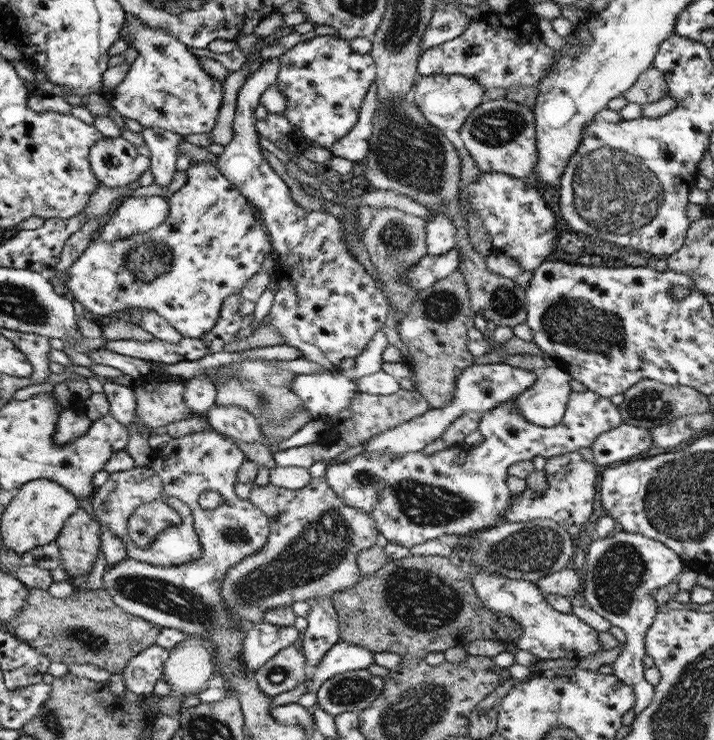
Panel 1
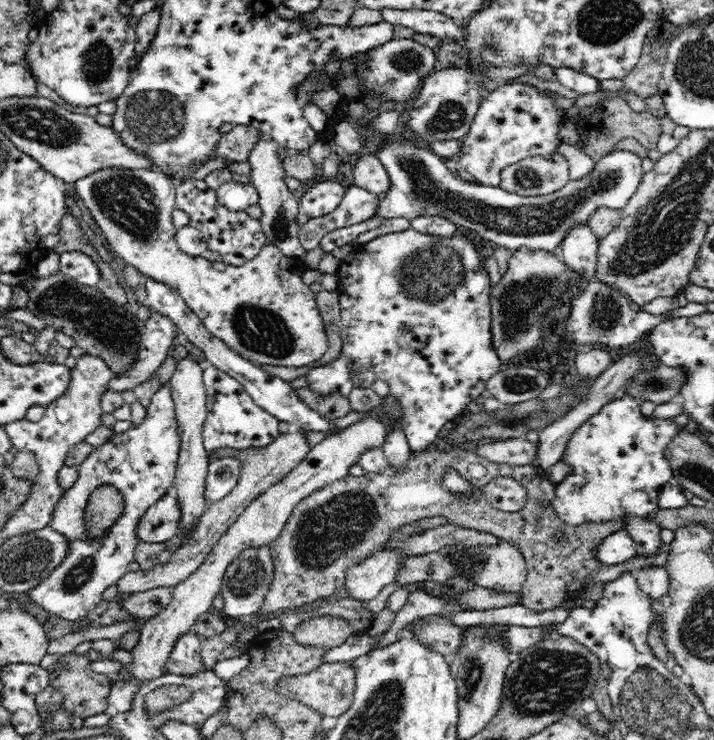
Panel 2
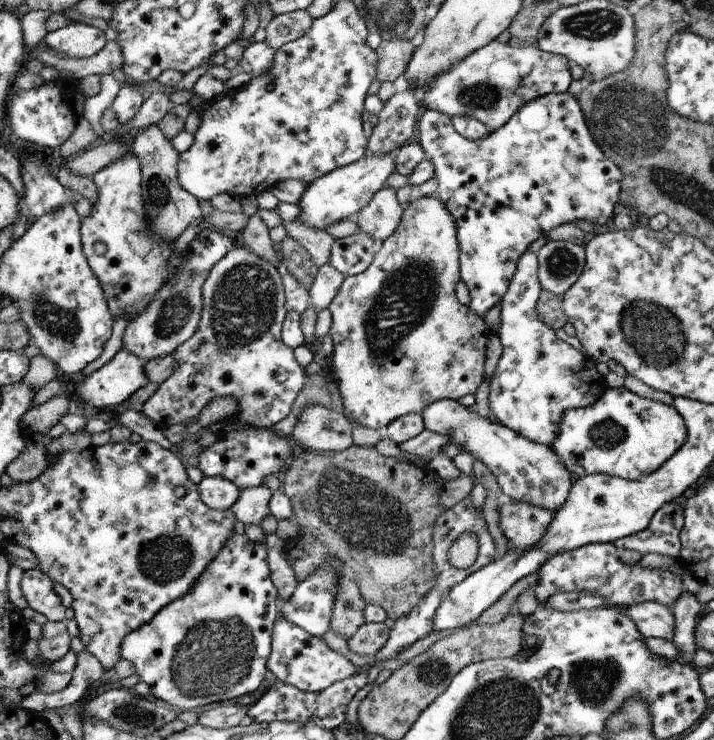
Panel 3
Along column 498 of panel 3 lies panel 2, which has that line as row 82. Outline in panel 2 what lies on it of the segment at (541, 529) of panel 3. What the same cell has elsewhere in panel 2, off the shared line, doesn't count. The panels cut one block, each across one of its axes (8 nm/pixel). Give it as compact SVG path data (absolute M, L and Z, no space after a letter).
M509 80L493 92L486 94L468 135L463 139L462 150L455 157L459 167L464 168L466 172L470 172L475 181L482 186L499 186L500 174L506 166L524 160L524 158L530 158L530 156L555 154L562 142L560 136L558 136L559 126L567 118L565 111L558 109L553 100L549 98L549 93L530 84L518 84L518 82Z

